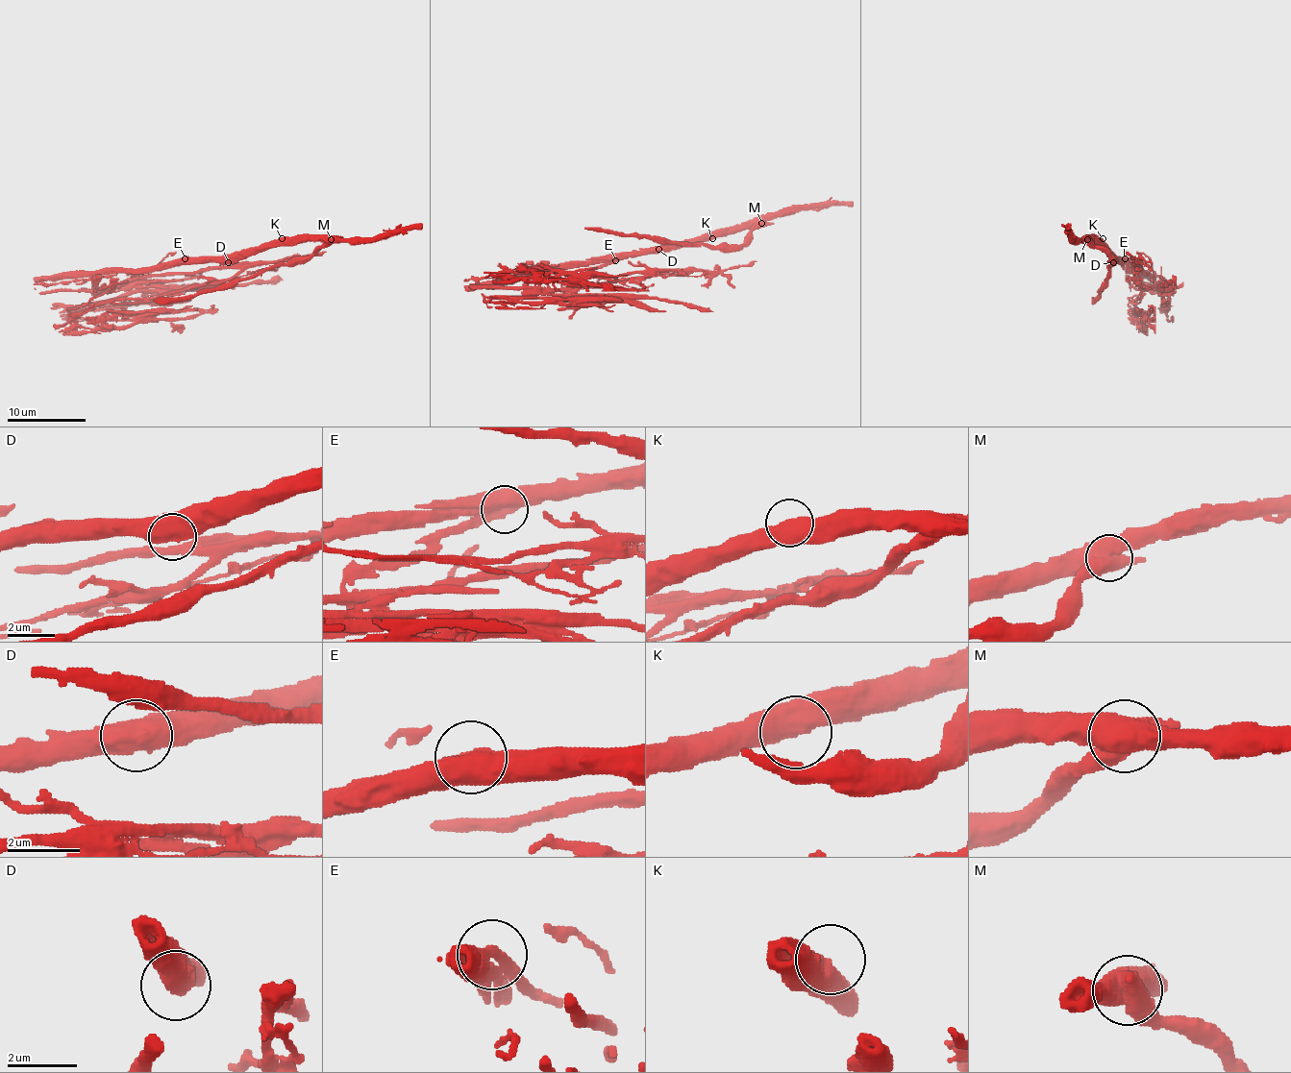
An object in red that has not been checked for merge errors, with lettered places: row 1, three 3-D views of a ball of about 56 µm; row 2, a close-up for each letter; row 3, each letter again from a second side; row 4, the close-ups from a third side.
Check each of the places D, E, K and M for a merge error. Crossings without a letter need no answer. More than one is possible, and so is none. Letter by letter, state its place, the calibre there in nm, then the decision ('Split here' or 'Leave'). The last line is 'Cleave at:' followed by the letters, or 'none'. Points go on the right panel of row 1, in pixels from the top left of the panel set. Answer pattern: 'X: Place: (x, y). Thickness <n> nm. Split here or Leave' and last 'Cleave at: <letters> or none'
D: Place: (1113, 262). Thickness 600 nm. Leave
E: Place: (1125, 258). Thickness 550 nm. Split here
K: Place: (1103, 238). Thickness 550 nm. Leave
M: Place: (1087, 239). Thickness 600 nm. Split here
Cleave at: E, M

